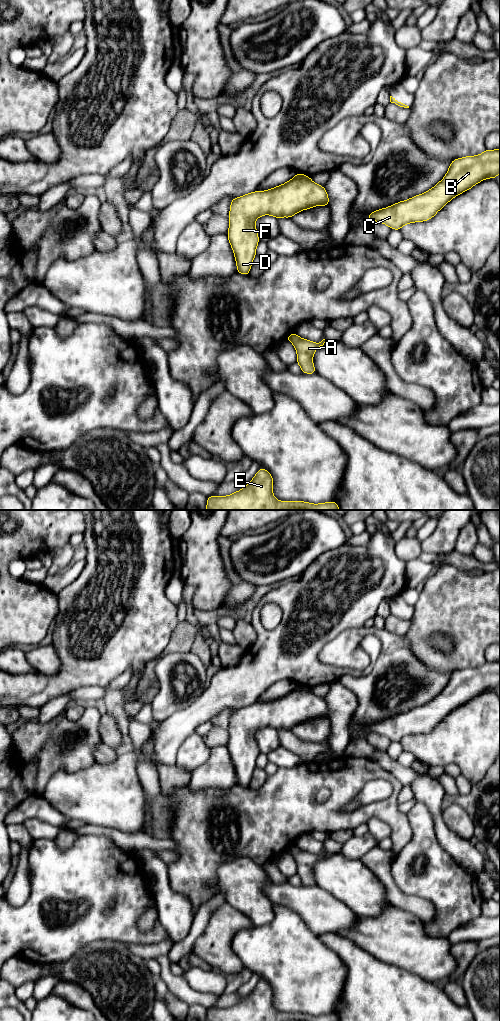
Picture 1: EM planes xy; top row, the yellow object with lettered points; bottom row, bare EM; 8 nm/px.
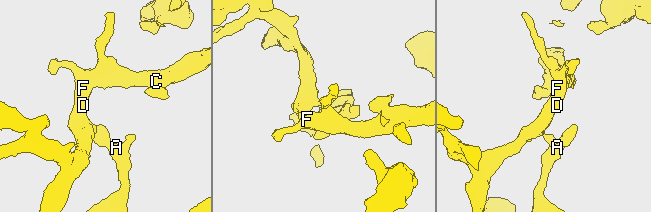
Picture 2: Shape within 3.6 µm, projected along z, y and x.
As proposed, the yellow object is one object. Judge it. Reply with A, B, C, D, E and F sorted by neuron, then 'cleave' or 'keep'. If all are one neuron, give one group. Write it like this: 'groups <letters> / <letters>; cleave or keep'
groups A B C D E F; keep

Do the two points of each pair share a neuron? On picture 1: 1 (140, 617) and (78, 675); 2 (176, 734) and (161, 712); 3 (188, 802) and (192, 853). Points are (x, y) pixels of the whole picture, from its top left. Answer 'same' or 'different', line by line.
1: same
2: different
3: same

